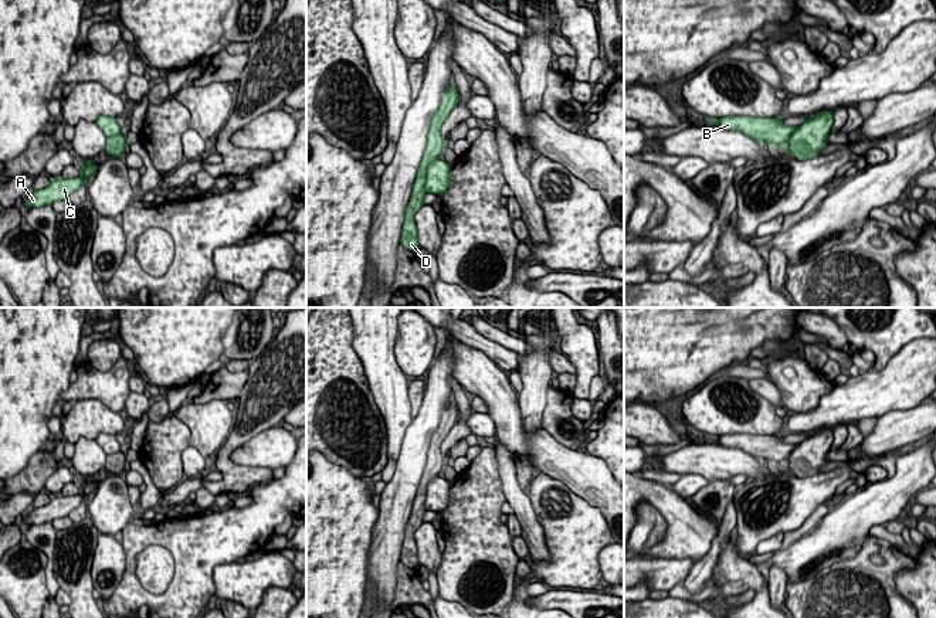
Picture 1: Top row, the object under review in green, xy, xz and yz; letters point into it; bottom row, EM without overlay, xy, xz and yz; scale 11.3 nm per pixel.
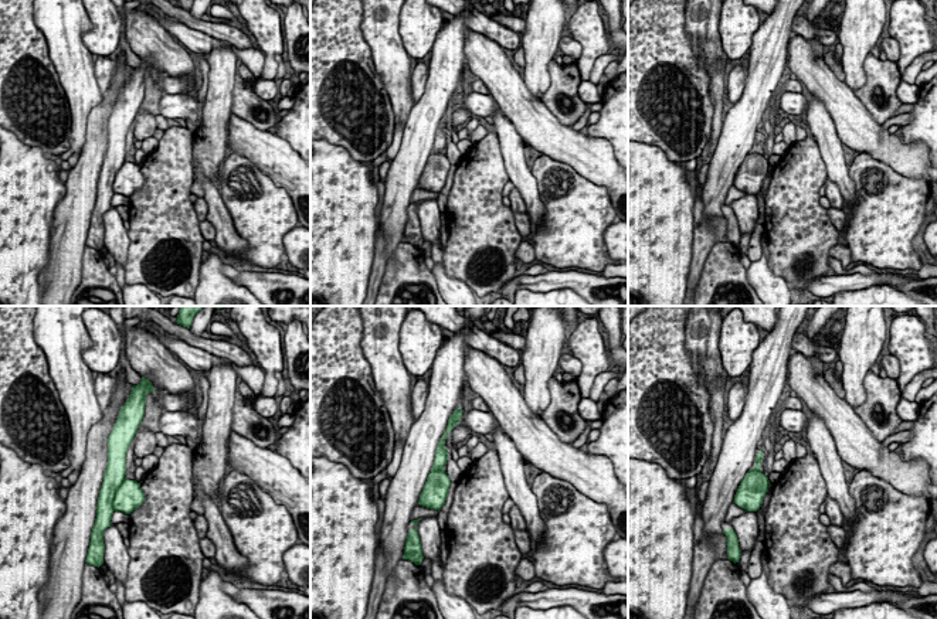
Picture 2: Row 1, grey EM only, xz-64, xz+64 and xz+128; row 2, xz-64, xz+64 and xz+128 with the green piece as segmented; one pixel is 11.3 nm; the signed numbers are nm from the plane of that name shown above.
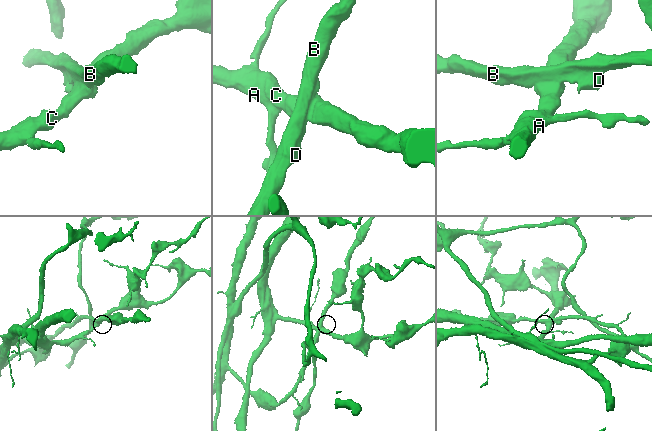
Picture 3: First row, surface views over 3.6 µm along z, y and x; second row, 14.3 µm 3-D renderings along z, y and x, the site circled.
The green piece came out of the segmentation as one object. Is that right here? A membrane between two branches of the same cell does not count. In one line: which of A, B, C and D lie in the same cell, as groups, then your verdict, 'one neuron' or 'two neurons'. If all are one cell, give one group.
groups A C / B D; two neurons

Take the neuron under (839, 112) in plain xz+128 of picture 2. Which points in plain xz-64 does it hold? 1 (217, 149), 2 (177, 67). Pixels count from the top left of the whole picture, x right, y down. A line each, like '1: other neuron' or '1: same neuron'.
1: other neuron
2: same neuron

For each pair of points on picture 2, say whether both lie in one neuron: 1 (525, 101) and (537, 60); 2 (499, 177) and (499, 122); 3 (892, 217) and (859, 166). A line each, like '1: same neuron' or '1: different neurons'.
1: different neurons
2: different neurons
3: same neuron

